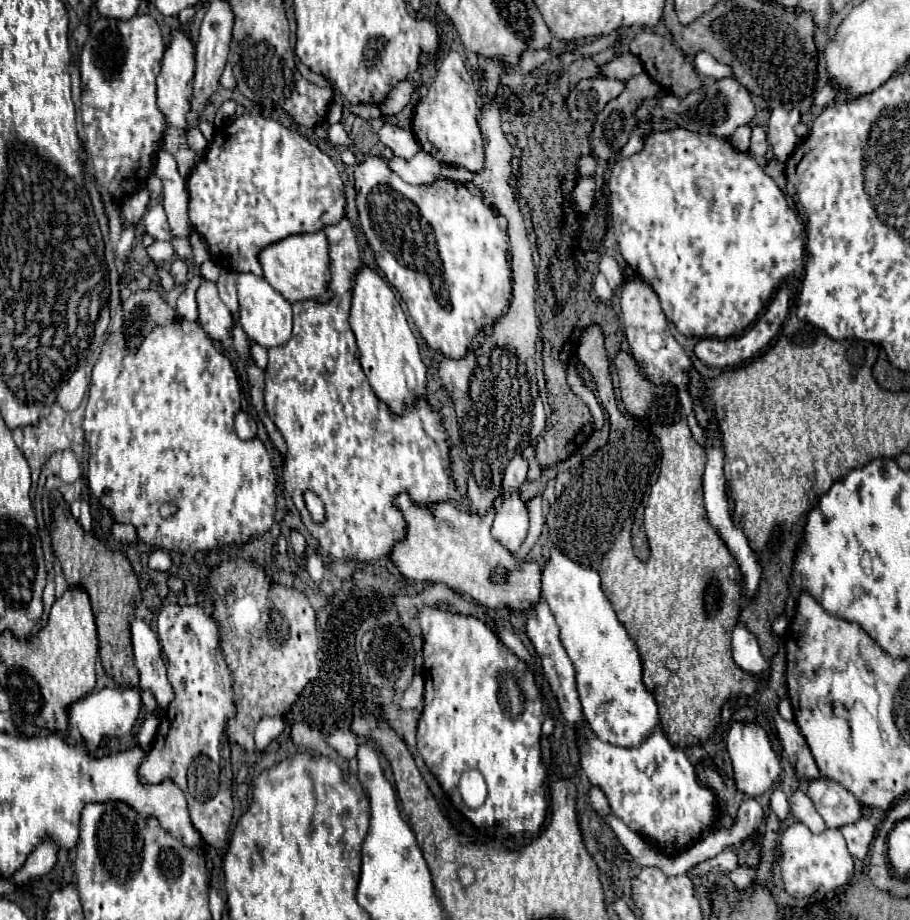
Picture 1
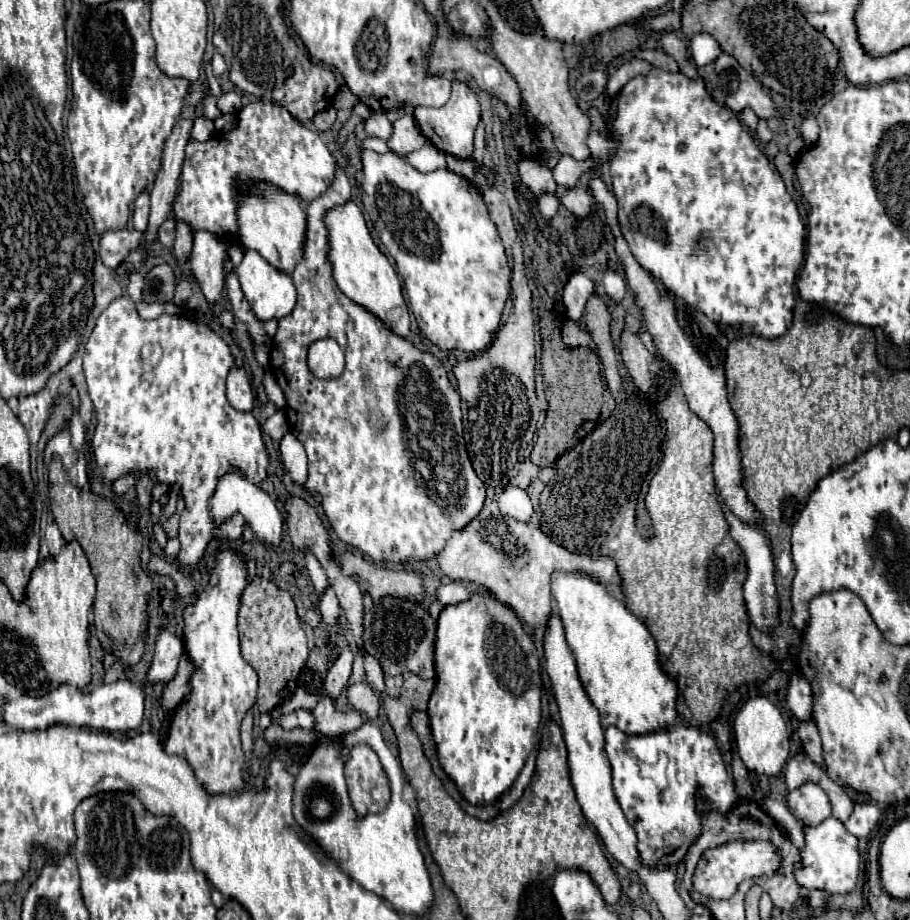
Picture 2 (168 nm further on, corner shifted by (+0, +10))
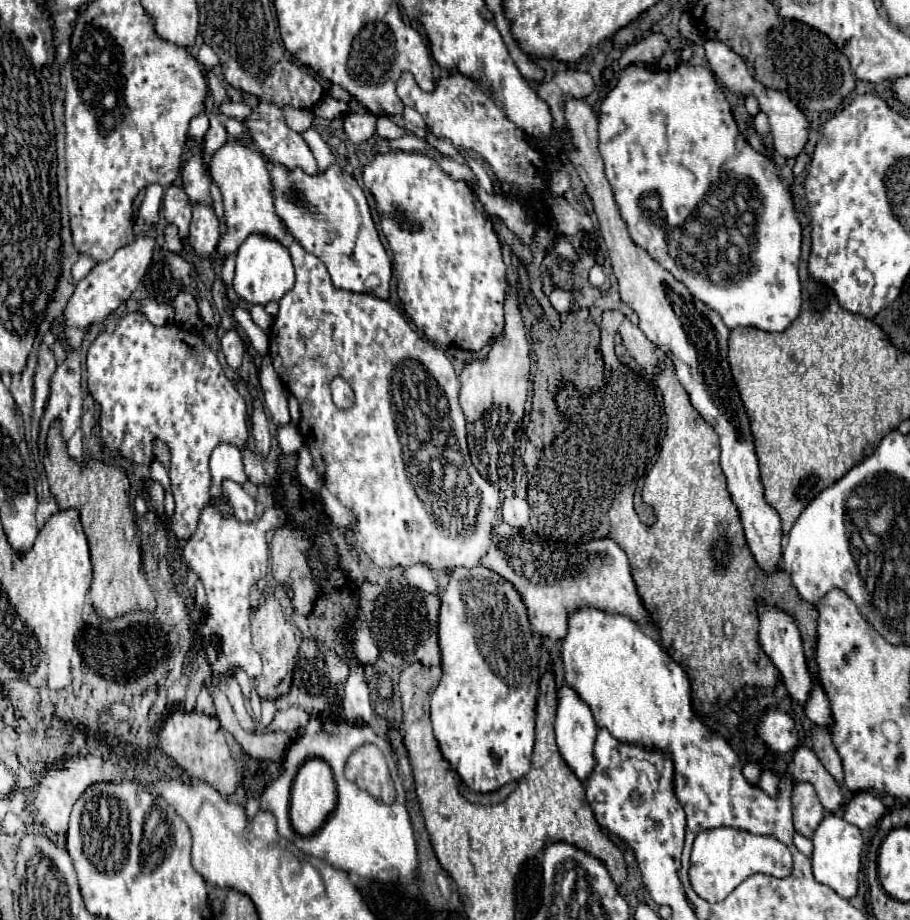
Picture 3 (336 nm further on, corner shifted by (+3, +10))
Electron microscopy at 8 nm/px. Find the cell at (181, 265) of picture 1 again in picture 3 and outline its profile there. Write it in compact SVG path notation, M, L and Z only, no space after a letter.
M171 184L163 196L163 216L169 224L179 228L181 238L189 234L191 224L191 204L185 190L177 184Z

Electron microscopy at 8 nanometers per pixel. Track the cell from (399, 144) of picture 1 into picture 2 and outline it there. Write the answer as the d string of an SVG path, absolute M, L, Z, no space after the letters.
M372 112L372 116L366 120L366 132L370 136L378 136L382 140L388 140L392 136L392 130L394 130L394 124L386 118L384 112Z

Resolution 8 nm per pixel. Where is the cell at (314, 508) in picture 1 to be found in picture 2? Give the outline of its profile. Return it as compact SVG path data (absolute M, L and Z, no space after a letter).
M288 432L280 442L280 456L286 472L294 484L305 484L308 477L308 458L302 444L292 432Z

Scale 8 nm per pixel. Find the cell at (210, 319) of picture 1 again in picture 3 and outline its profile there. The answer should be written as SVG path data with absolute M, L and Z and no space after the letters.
M193 204L193 220L187 236L189 248L193 248L201 258L211 258L219 240L219 220L211 204Z

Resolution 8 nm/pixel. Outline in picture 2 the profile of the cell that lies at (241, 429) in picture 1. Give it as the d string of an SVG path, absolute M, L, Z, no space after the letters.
M234 368L228 374L226 396L228 396L228 402L232 404L232 408L236 408L238 412L252 412L252 406L254 406L252 388L250 388L248 376L242 368Z

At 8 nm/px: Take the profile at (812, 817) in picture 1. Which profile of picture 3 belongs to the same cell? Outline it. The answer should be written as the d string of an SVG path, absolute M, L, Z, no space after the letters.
M797 782L793 790L793 824L799 834L811 838L817 824L823 820L823 806L809 782Z

